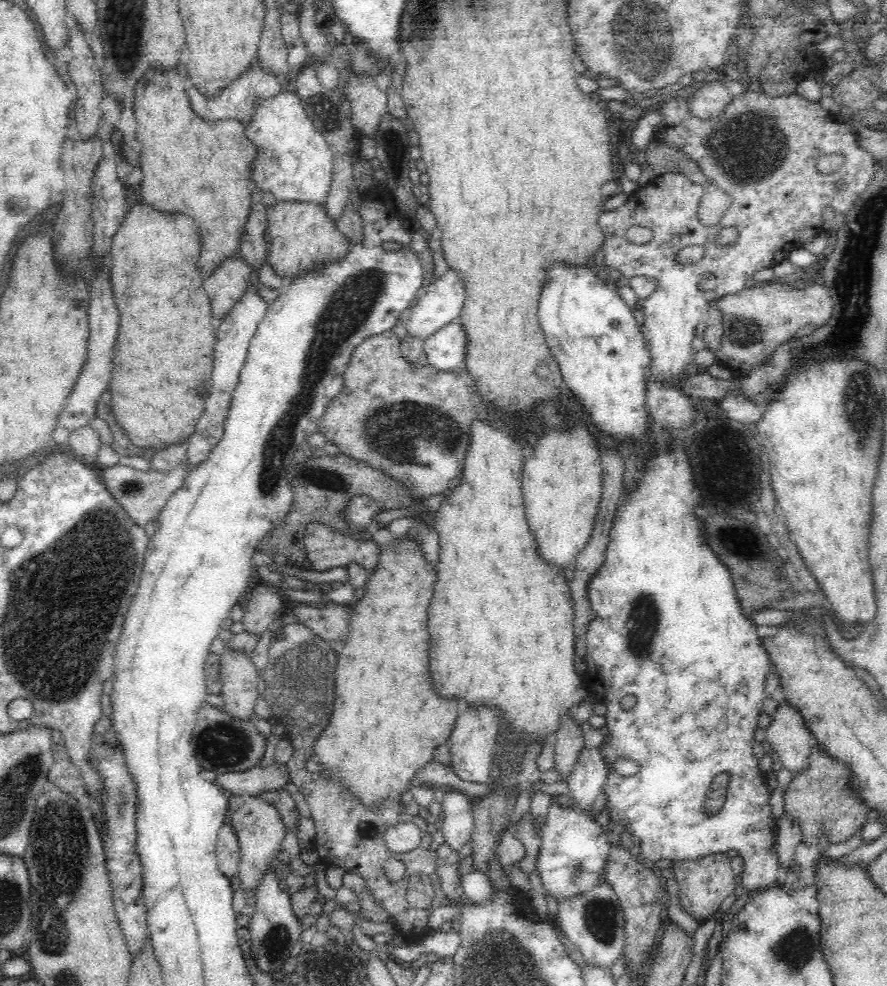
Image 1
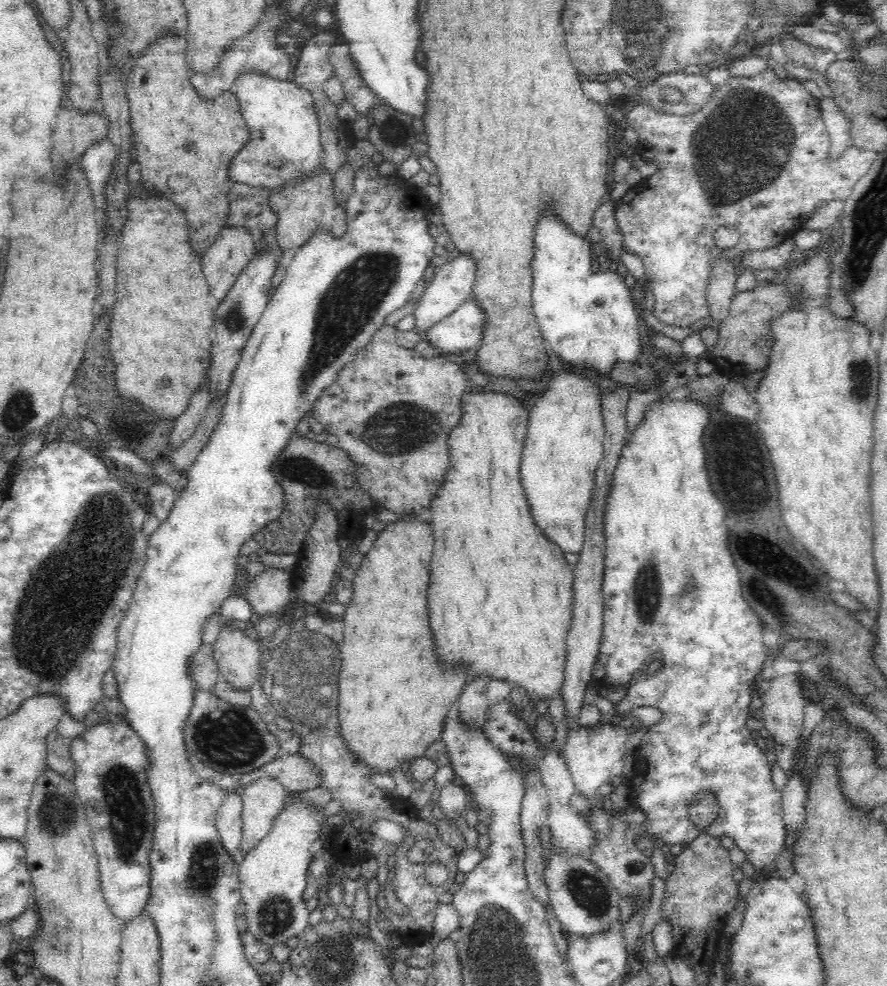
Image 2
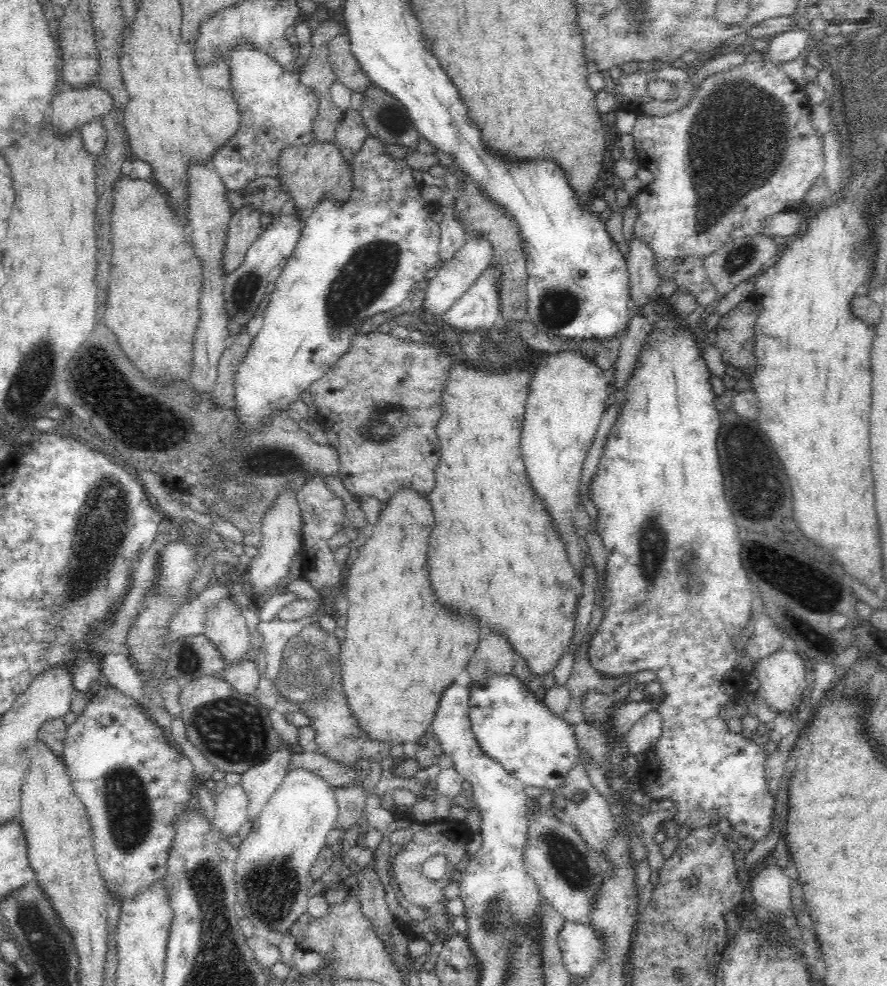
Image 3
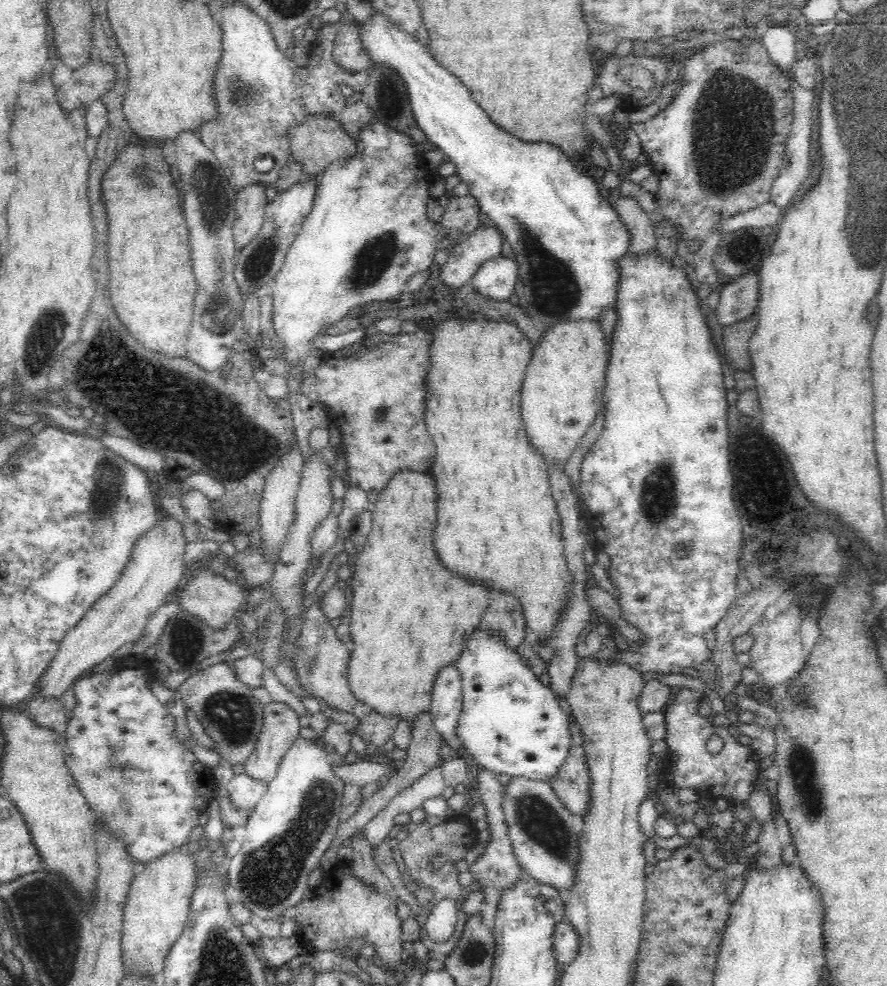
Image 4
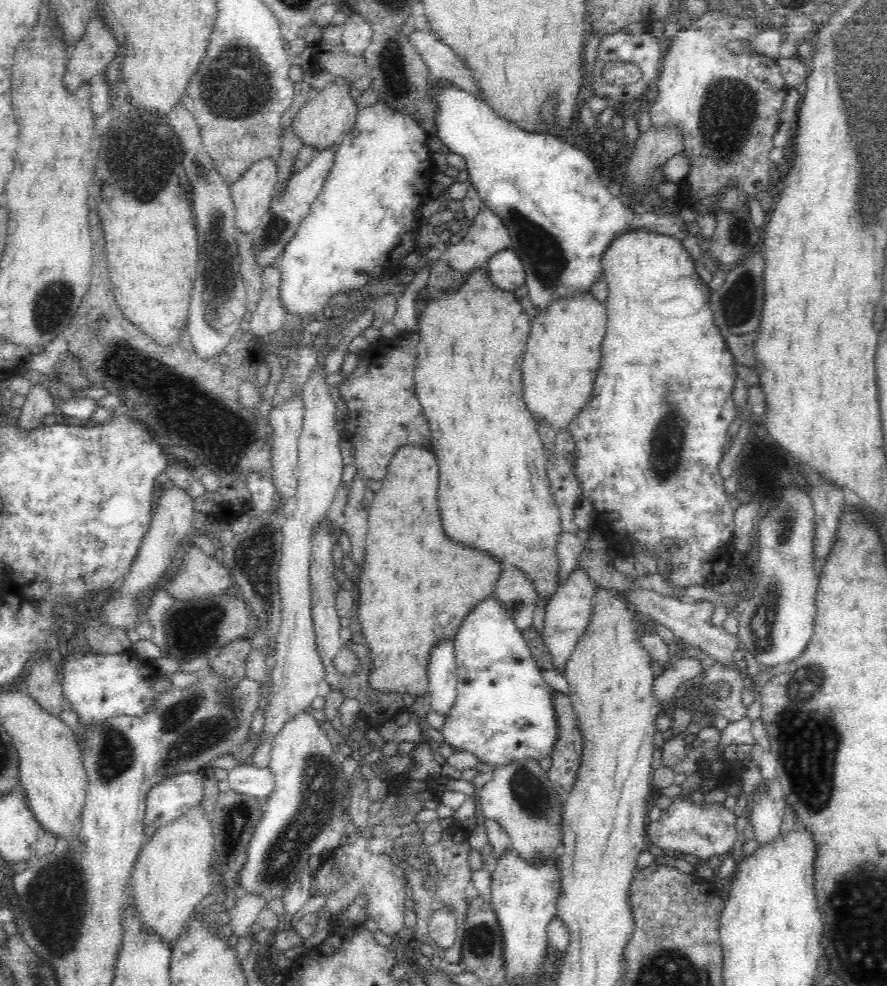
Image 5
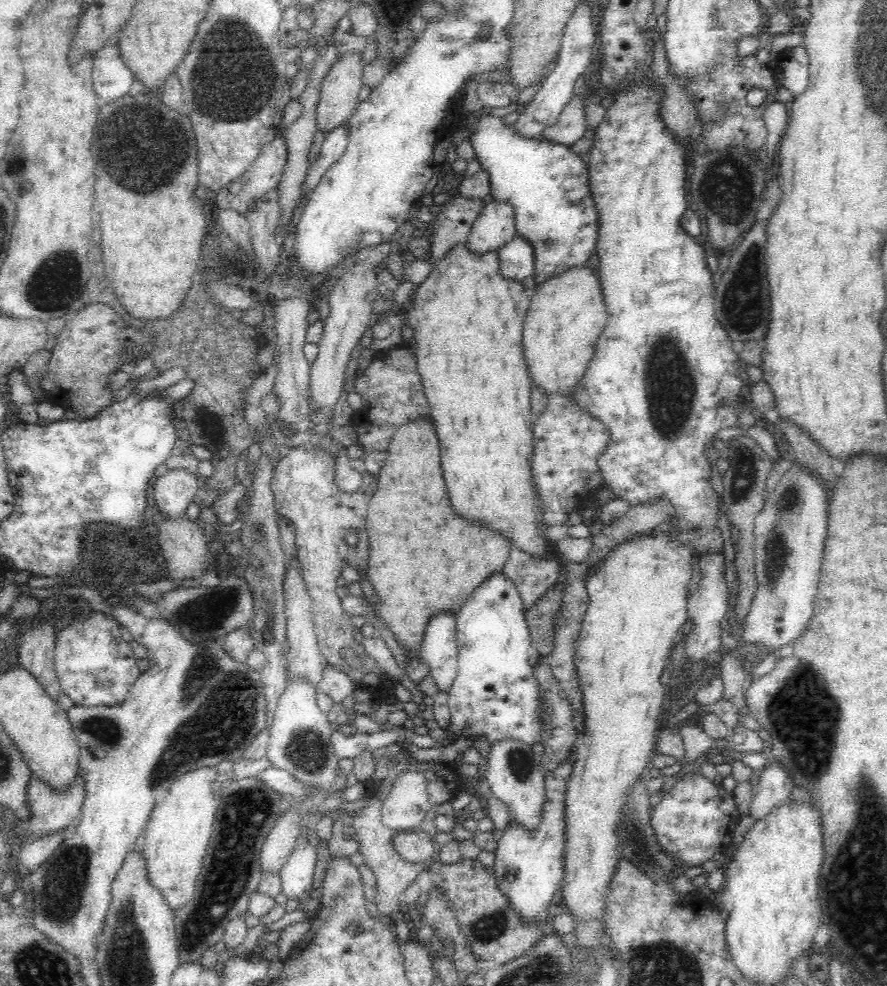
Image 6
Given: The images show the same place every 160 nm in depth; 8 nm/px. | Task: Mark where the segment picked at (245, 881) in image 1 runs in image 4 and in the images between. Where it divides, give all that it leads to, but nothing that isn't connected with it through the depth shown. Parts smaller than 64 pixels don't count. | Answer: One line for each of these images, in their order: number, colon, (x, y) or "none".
2: (263, 799)
3: (261, 781)
4: (281, 726)

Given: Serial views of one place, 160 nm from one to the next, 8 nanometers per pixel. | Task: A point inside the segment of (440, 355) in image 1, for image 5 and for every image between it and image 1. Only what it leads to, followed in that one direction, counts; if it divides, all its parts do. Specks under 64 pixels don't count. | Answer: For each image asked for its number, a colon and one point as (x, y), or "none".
2: (460, 331)
3: (477, 310)
4: (496, 279)
5: (504, 268)

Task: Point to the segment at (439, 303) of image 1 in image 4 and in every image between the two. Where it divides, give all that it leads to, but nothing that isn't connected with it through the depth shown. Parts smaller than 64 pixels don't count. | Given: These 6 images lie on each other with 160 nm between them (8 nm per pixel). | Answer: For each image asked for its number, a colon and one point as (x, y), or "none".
2: (451, 285)
3: (451, 279)
4: (484, 243)

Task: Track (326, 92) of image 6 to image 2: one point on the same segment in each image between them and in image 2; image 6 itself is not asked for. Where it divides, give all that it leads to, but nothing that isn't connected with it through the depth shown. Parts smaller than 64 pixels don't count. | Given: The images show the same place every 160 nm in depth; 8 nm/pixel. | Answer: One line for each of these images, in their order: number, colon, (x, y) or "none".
2: (310, 205)
3: (310, 174)
4: (315, 144)
5: (322, 123)

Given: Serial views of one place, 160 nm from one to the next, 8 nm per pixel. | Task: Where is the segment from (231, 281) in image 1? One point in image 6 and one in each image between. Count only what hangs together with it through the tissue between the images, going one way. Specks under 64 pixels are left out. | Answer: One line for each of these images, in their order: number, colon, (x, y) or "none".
2: (234, 248)
3: (244, 229)
4: (251, 201)
5: (252, 194)
6: (264, 174)

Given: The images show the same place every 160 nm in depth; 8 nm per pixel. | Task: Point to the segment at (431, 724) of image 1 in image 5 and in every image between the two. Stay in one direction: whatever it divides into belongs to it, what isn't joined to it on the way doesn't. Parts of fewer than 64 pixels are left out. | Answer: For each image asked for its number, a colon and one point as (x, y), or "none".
2: (393, 699)
3: (401, 650)
4: (410, 617)
5: (416, 587)

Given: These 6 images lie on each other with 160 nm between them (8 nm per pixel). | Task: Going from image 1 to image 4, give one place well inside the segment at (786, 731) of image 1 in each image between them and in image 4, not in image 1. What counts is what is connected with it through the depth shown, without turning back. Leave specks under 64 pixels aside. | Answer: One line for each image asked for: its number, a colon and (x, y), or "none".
2: (783, 710)
3: (781, 675)
4: (777, 657)

